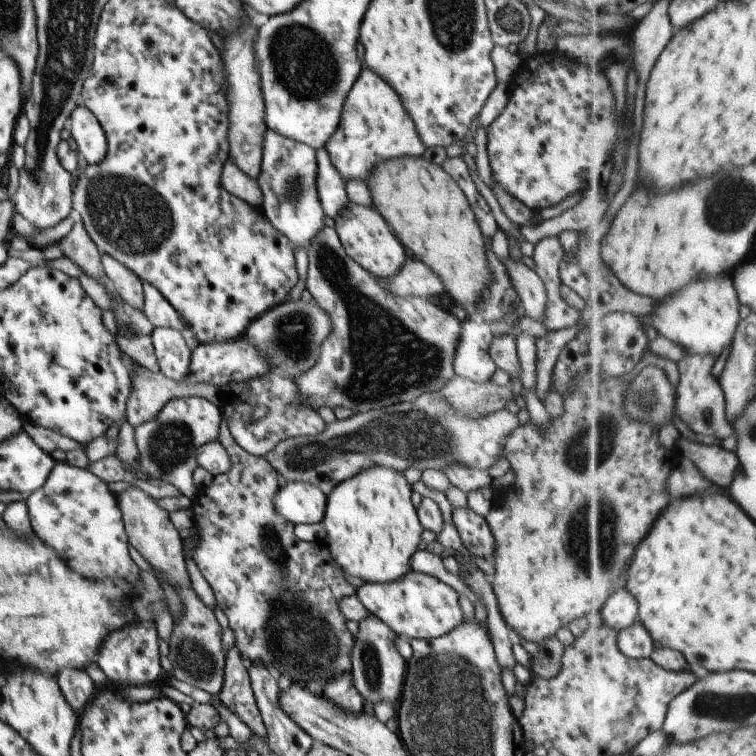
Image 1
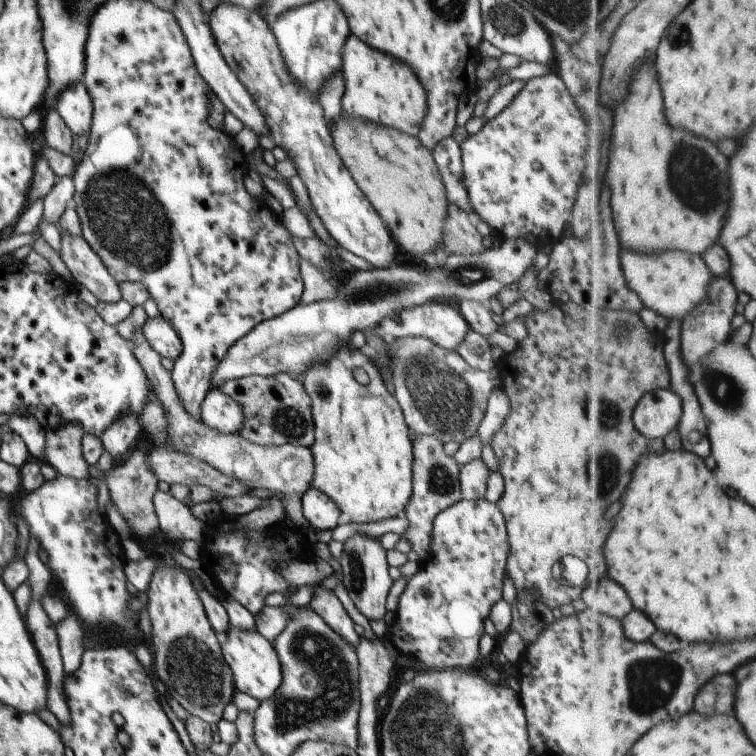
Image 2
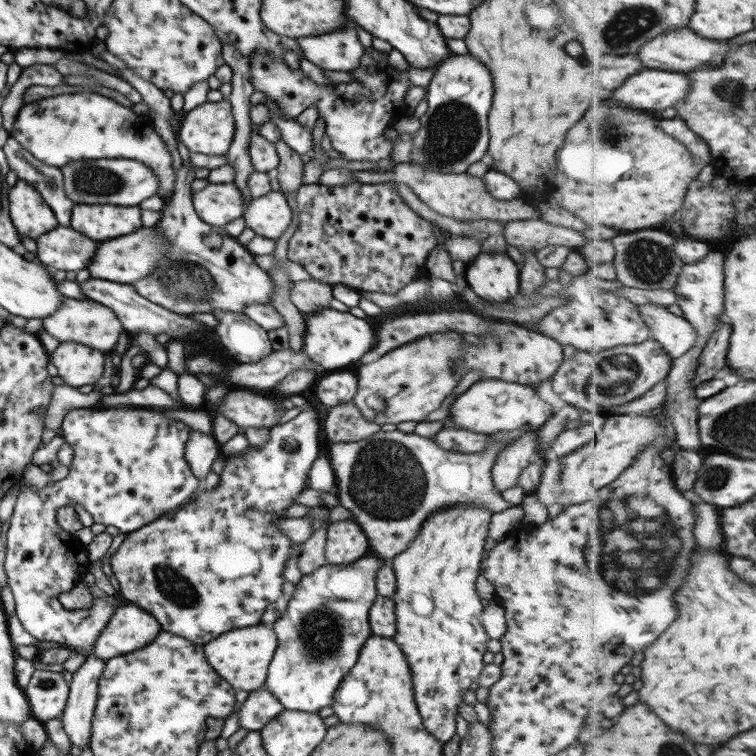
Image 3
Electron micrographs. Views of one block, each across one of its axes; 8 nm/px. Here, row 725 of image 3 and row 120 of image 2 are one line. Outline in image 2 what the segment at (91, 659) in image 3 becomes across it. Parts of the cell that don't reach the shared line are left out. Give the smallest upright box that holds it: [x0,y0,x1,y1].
[53,79,92,136]

